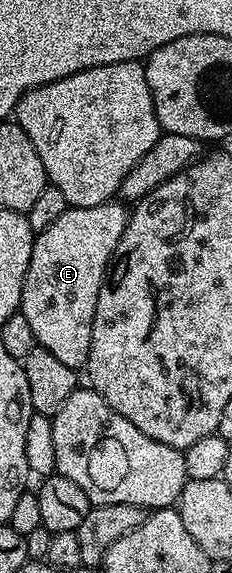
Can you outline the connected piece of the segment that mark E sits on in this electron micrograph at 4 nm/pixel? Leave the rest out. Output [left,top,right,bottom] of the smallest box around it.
[19,202,129,370]

